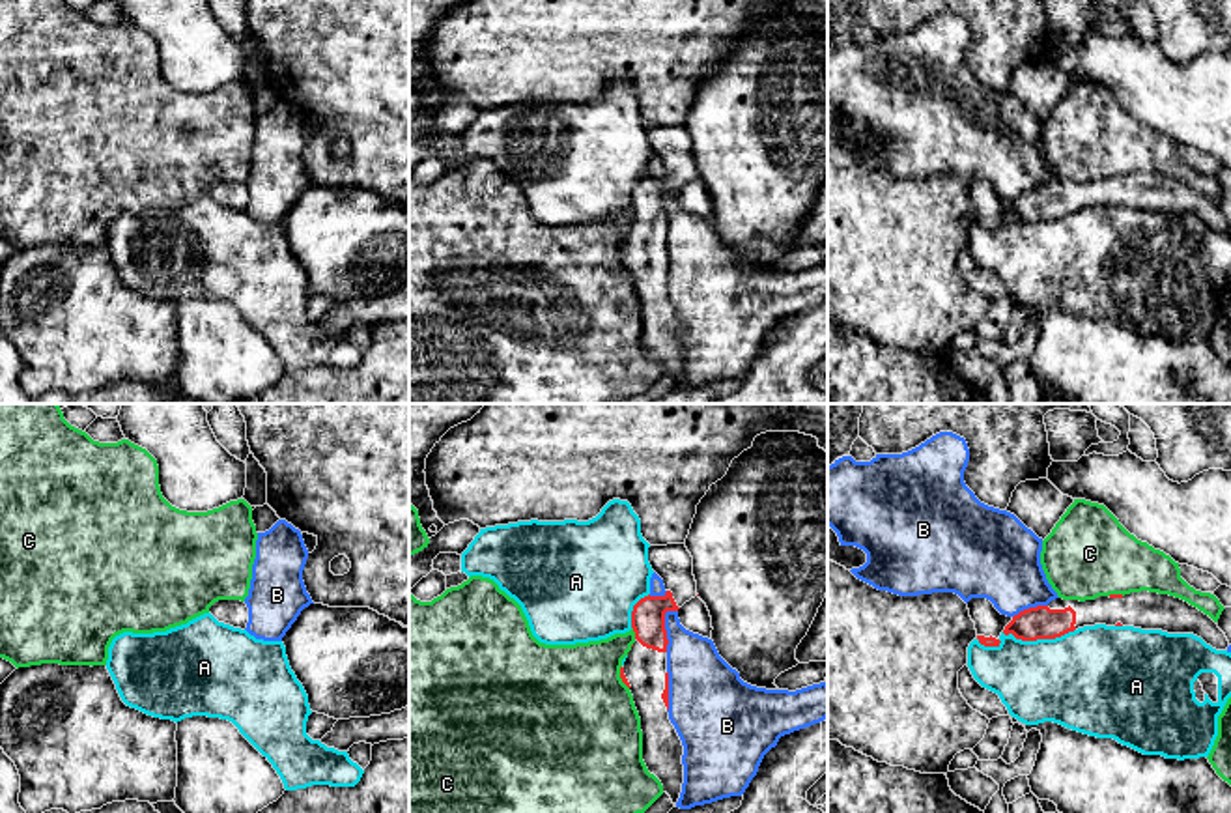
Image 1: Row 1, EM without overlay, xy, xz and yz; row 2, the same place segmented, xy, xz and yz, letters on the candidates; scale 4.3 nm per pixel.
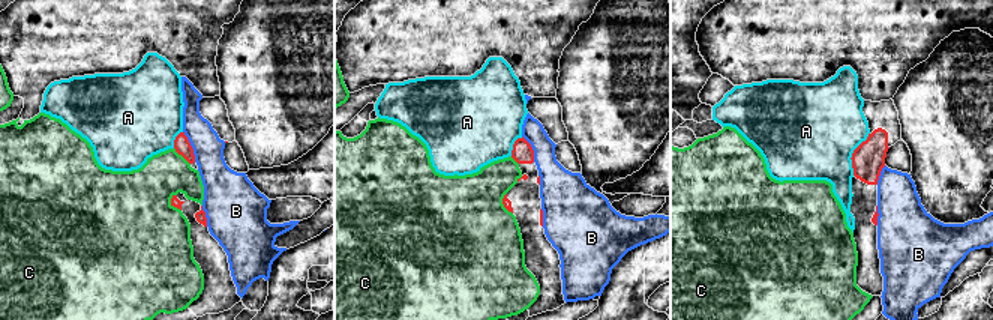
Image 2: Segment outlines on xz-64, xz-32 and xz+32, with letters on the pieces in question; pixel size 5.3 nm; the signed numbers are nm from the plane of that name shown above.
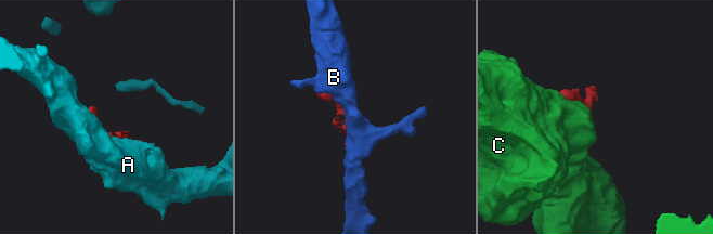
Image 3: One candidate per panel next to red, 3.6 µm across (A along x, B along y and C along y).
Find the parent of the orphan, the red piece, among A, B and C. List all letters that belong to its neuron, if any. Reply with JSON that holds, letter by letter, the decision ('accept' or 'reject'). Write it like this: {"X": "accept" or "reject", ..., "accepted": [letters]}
{"A": "reject", "B": "reject", "C": "reject", "accepted": []}

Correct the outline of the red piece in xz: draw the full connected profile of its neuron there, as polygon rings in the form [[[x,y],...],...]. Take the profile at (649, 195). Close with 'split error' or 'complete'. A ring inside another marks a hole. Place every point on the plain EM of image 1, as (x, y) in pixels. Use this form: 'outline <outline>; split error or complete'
outline [[[686,125],[650,127],[648,144],[663,161],[663,178],[644,178],[631,193],[635,224],[620,249],[633,277],[643,312],[643,342],[676,387],[684,364],[684,327],[669,301],[669,254],[665,194],[699,178],[693,138]]]; split error

